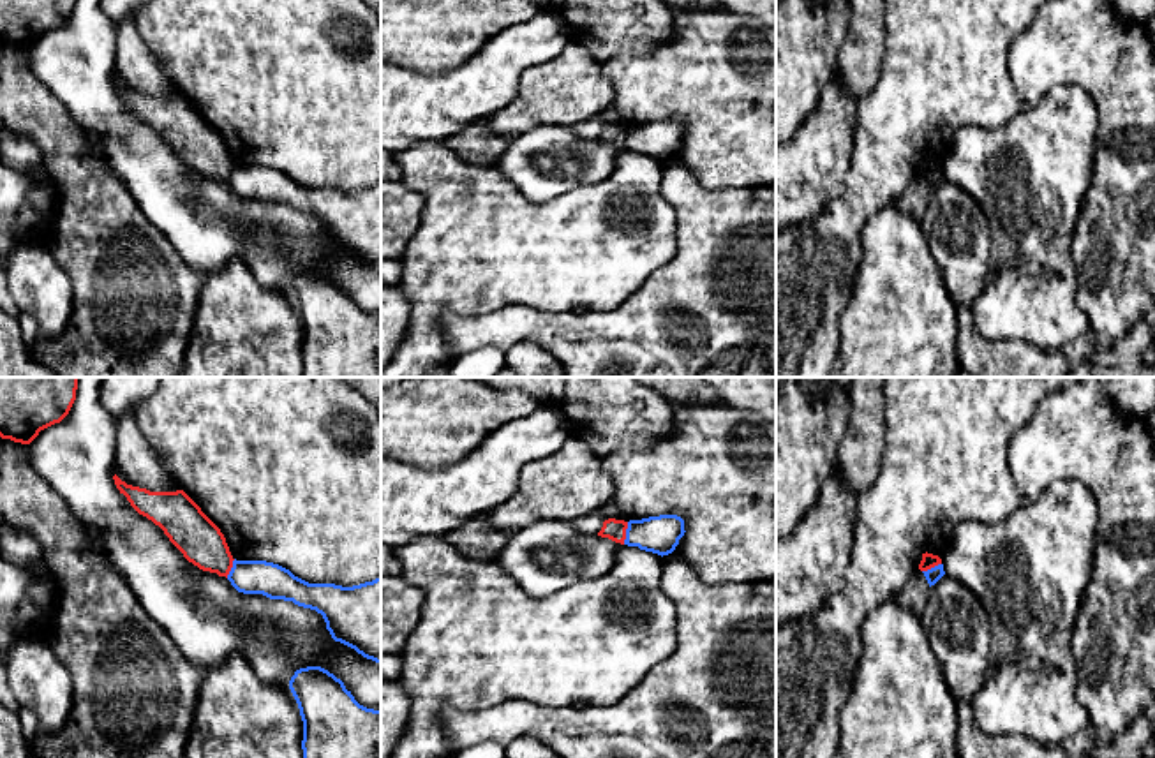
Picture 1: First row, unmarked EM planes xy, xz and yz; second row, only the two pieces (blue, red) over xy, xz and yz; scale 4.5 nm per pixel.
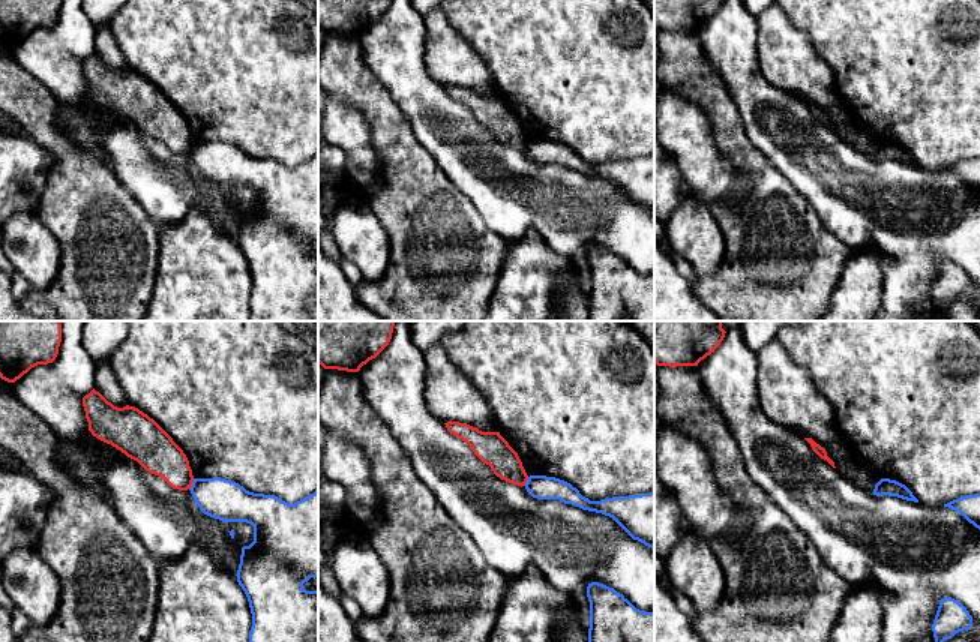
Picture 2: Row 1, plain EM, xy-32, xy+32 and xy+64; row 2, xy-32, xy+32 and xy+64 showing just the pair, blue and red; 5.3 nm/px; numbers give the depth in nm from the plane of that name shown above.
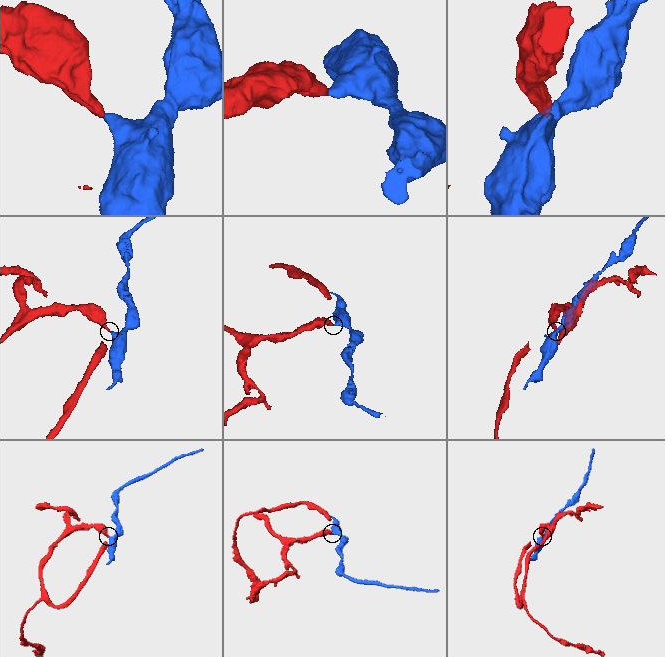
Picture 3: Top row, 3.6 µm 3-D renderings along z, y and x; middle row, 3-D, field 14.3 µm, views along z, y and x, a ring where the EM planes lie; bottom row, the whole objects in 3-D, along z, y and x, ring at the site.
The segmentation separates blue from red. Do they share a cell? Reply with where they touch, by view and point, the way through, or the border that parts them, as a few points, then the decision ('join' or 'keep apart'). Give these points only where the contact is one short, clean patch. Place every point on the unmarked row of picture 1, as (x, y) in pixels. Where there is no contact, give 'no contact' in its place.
meets blue in xz at (626, 138); border along xz (628, 127), (623, 148); keep apart

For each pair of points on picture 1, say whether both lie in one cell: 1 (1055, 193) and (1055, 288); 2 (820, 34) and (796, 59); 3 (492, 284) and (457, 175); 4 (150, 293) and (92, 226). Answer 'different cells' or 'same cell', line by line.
1: same cell
2: same cell
3: same cell
4: same cell

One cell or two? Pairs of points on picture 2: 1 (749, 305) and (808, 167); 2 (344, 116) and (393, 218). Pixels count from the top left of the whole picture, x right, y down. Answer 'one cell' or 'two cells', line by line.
1: two cells
2: two cells

